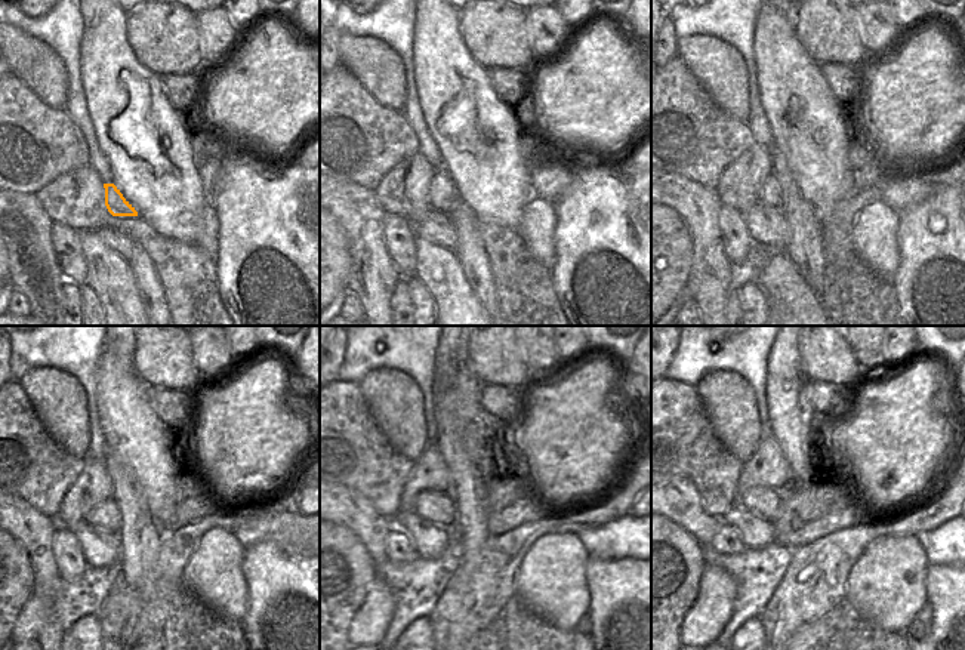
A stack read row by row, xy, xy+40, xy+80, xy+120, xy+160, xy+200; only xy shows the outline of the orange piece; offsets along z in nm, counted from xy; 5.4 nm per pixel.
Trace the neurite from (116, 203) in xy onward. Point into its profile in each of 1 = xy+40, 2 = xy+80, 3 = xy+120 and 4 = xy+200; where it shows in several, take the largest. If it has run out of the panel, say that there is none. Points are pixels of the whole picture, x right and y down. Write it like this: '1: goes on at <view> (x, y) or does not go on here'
1: goes on at xy+40 (443, 196)
2: goes on at xy+80 (770, 193)
3: goes on at xy+120 (107, 516)
4: goes on at xy+200 (762, 502)

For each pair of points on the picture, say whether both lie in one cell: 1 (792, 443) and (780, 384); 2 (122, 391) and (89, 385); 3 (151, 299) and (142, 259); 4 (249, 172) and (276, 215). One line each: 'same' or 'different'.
1: same
2: different
3: same
4: same

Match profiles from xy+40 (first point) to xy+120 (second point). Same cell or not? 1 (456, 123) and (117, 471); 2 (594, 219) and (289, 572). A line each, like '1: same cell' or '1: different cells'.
1: different cells
2: same cell

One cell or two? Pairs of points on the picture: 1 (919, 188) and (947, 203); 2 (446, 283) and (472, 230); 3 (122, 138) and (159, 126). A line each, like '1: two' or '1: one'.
1: two
2: two
3: one

